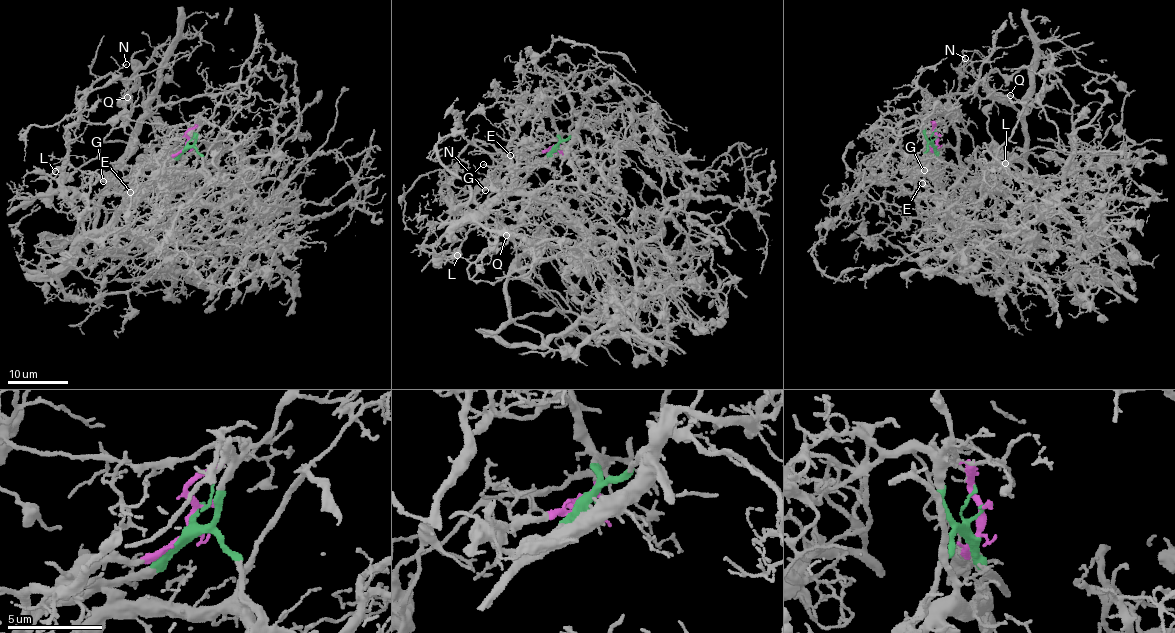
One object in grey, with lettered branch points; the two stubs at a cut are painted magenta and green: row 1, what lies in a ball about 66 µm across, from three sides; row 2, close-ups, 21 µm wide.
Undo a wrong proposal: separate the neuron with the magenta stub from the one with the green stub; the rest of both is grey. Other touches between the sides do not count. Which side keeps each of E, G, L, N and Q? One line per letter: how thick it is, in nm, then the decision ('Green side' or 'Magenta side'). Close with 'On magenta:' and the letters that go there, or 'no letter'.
E: Thickness 120 nm. Magenta side
G: Thickness 130 nm. Magenta side
L: Thickness 130 nm. Green side
N: Thickness 150 nm. Magenta side
Q: Thickness 320 nm. Green side
On magenta: E, G, N

